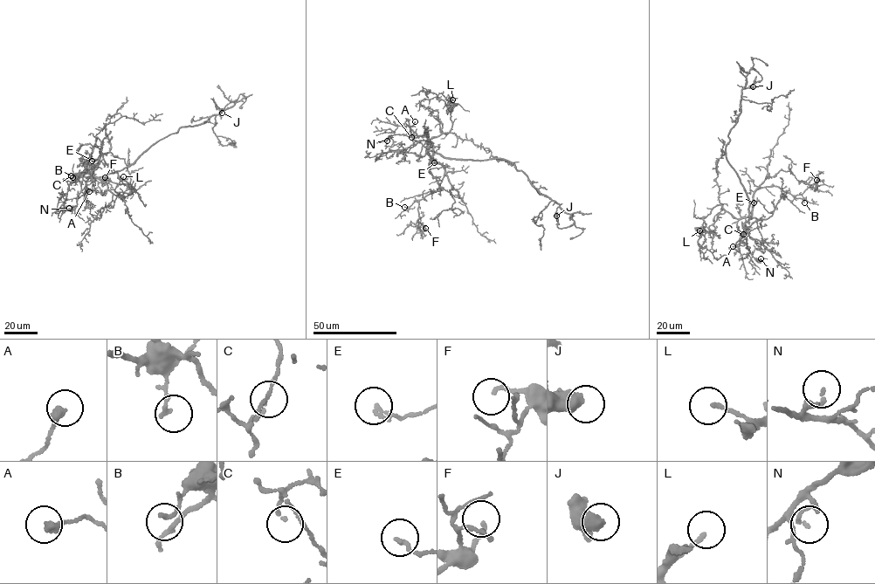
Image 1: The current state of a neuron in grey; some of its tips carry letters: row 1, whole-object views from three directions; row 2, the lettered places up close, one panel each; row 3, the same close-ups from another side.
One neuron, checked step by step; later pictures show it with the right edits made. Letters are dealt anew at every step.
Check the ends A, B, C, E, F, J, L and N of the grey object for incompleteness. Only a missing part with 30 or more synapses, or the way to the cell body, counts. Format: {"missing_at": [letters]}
{"missing_at": []}

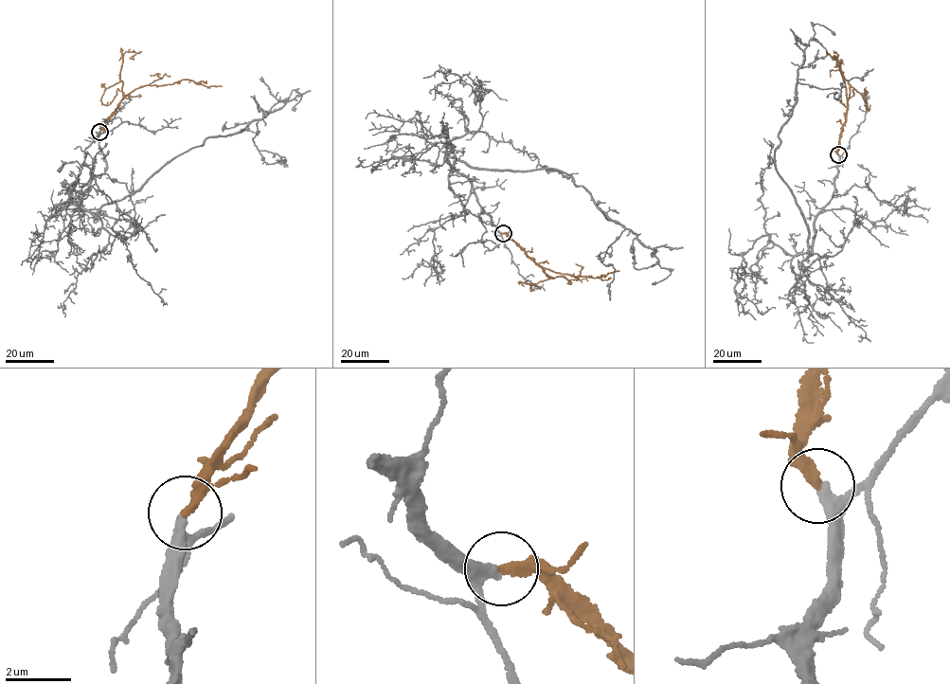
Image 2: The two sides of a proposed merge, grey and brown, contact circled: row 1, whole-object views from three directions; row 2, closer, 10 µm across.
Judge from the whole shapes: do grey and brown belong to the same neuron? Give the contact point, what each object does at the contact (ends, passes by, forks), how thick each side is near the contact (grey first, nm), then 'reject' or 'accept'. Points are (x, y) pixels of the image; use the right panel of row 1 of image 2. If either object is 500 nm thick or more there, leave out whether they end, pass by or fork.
at (838, 154); grey passes by; brown ends there; 280 nm thick on the grey side, 320 nm on the other; accept

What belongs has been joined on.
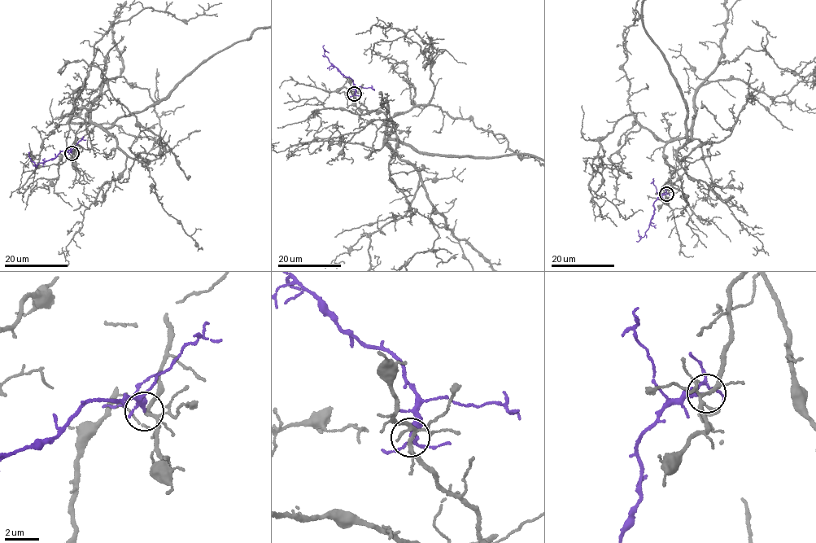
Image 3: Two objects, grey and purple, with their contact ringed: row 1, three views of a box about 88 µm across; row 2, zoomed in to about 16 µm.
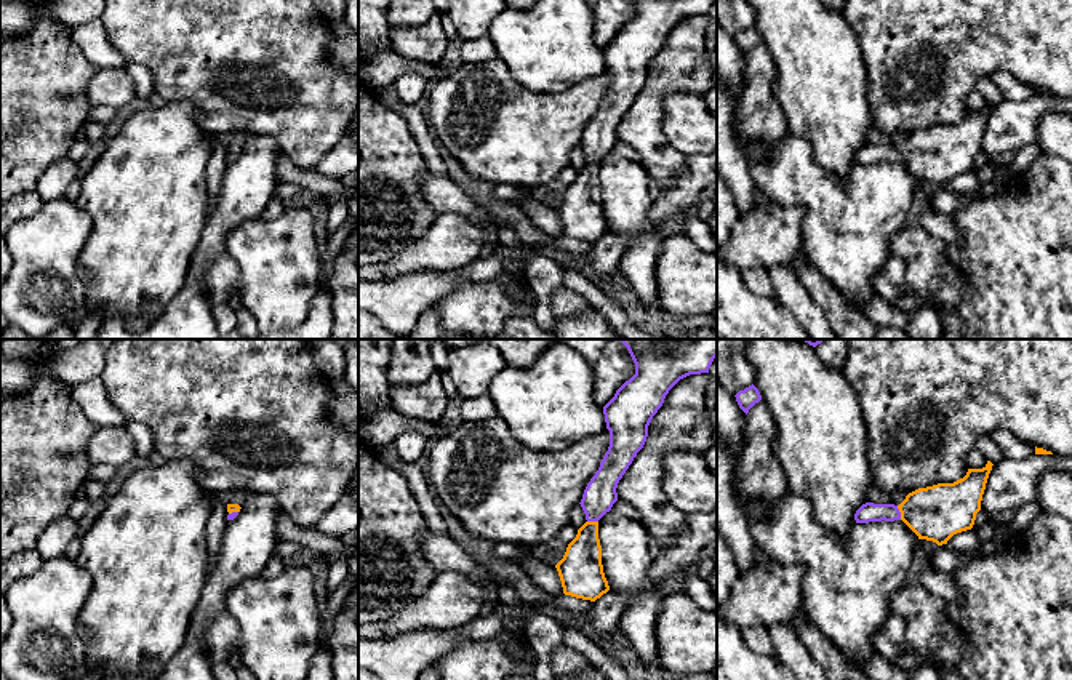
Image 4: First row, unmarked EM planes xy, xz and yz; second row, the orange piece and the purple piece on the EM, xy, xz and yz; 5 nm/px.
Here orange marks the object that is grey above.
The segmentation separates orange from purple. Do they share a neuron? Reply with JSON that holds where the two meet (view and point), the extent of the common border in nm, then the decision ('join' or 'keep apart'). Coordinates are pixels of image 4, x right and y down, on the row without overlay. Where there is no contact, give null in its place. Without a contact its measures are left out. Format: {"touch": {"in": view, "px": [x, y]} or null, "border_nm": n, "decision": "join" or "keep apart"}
{"touch": {"in": "yz", "px": [900, 152]}, "border_nm": 80, "decision": "join"}

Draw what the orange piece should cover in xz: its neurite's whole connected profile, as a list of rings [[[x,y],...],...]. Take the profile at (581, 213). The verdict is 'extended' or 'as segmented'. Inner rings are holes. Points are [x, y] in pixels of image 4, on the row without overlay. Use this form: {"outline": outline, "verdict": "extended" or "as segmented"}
{"outline": [[[714,0],[632,2],[635,16],[603,48],[610,88],[579,144],[587,163],[555,206],[563,235],[590,243],[610,232],[602,206],[598,162],[618,142],[618,125],[643,90],[648,67],[669,32],[690,16],[709,14],[714,3]]], "verdict": "extended"}

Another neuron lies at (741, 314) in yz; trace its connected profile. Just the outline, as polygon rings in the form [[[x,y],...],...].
[[[717,173],[717,339],[811,339],[794,314],[776,299],[754,294],[742,272],[718,254],[739,218]]]

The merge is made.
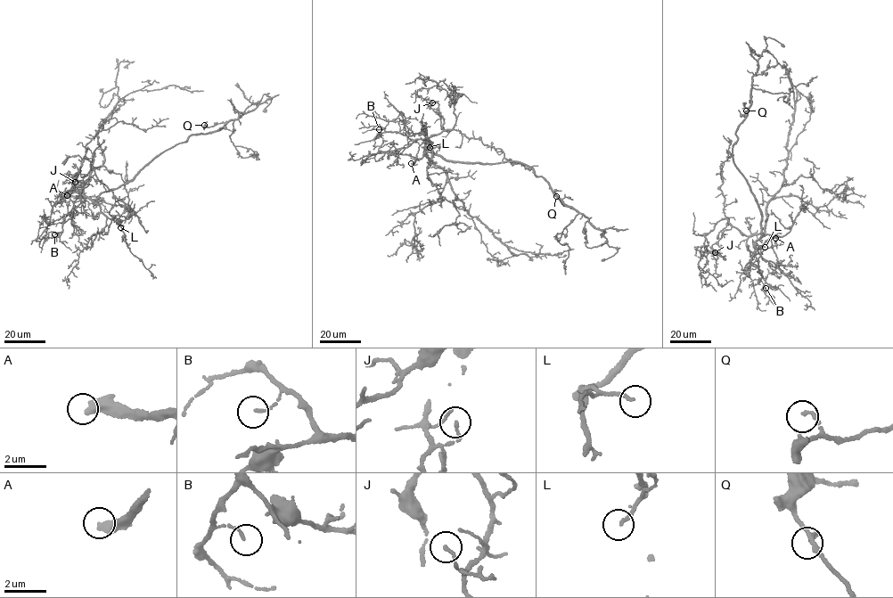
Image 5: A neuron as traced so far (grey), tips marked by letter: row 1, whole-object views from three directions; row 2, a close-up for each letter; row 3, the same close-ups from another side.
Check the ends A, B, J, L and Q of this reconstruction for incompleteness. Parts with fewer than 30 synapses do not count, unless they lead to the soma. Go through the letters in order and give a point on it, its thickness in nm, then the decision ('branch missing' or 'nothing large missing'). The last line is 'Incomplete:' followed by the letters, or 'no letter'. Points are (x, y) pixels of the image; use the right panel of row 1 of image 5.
A: at (775, 238); 480 nm thick; branch missing
B: at (766, 288); 120 nm thick; nothing large missing
J: at (715, 252); 140 nm thick; nothing large missing
L: at (765, 247); 150 nm thick; branch missing
Q: at (746, 110); 130 nm thick; nothing large missing
Incomplete: A, L

